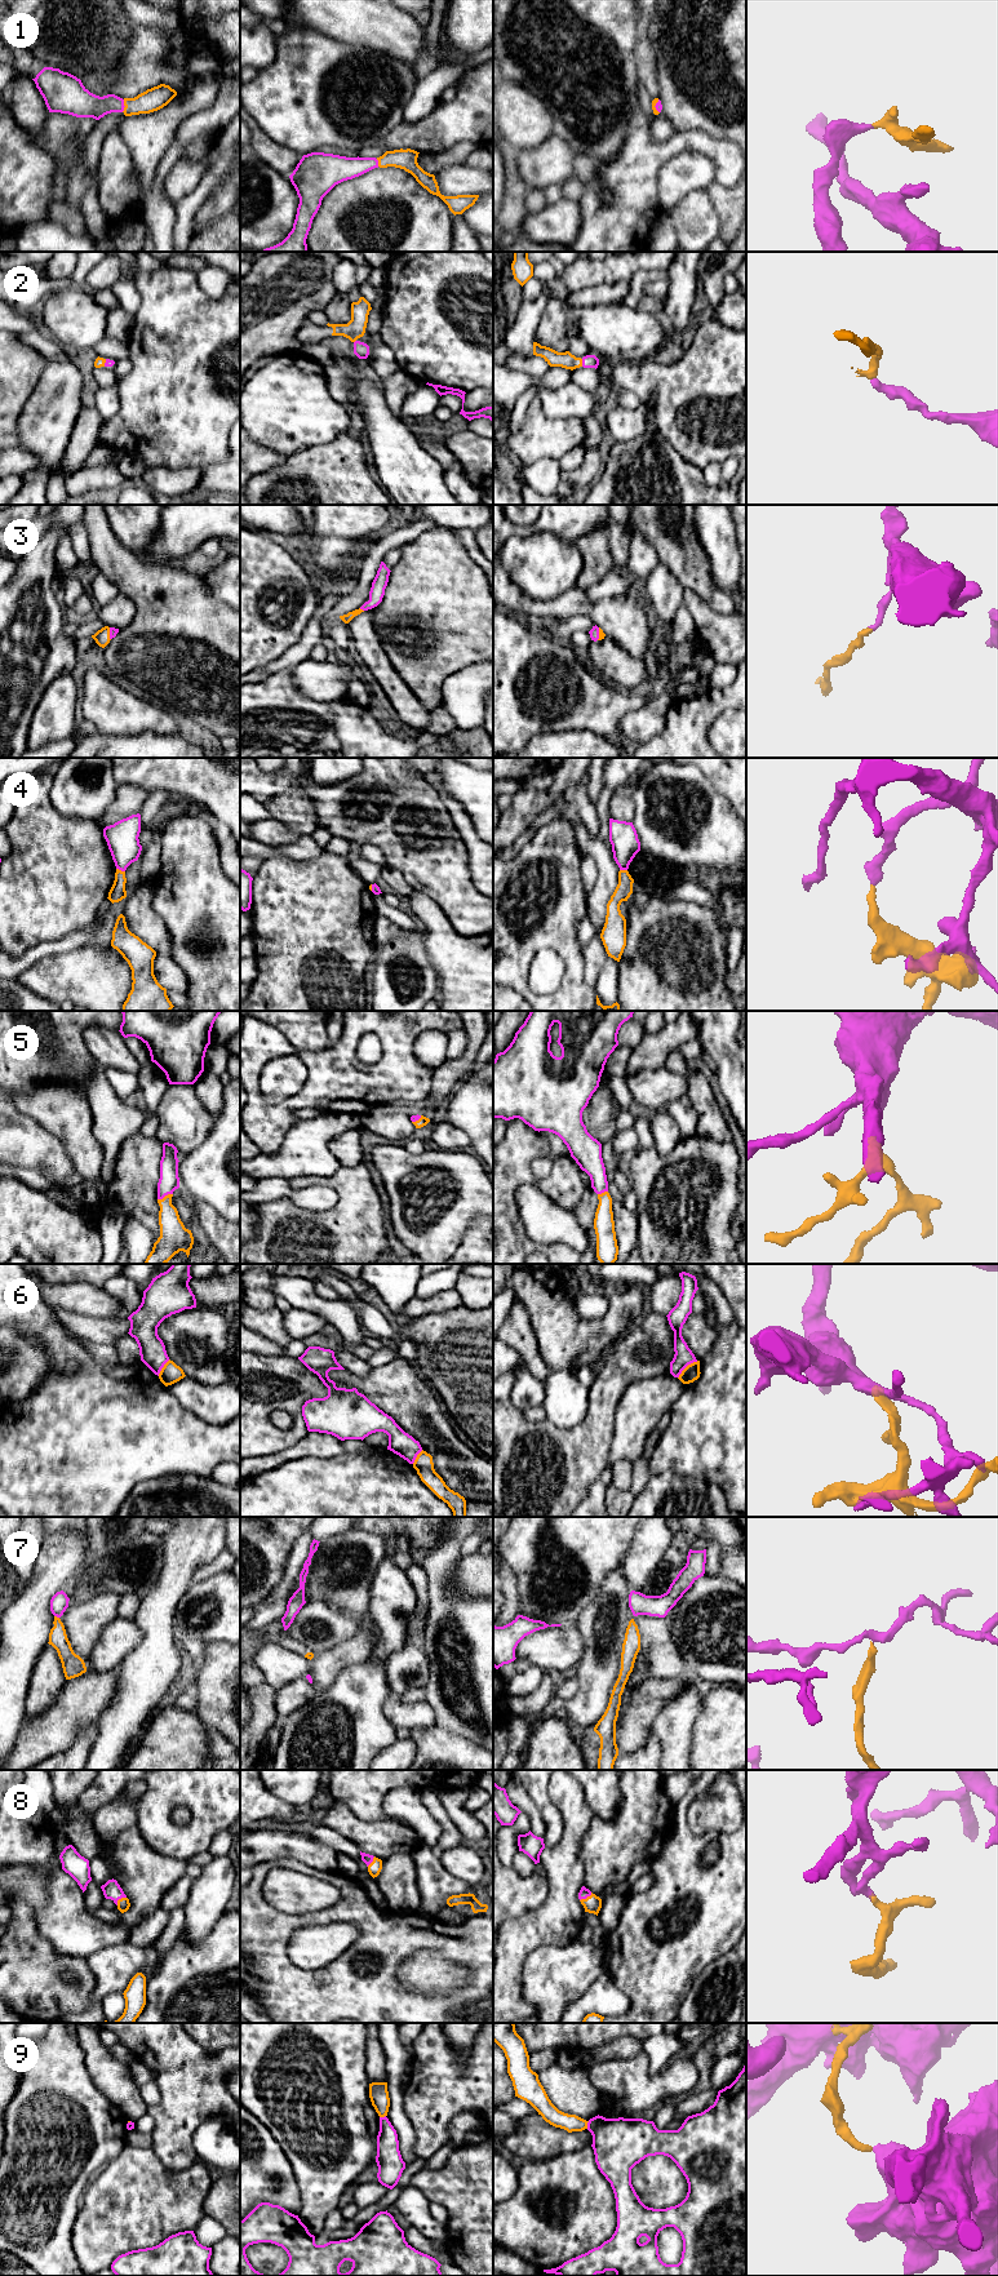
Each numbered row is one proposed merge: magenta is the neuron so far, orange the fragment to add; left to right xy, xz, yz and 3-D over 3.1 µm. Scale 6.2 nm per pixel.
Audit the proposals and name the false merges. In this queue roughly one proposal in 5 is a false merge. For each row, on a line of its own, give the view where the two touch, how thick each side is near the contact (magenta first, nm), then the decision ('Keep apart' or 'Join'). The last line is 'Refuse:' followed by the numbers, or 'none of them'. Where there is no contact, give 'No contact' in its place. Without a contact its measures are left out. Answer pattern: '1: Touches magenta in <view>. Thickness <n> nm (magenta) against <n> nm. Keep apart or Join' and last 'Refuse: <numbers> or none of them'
1: Touches magenta in xy. Thickness 160 nm (magenta) against 140 nm. Join
2: Touches magenta in yz. Thickness 80 nm (magenta) against 100 nm. Join
3: Touches magenta in xz. Thickness 90 nm (magenta) against 60 nm. Join
4: Touches magenta in xy. Thickness 200 nm (magenta) against 100 nm. Join
5: Touches magenta in xy. Thickness 120 nm (magenta) against 170 nm. Join
6: Touches magenta in yz. Thickness 120 nm (magenta) against 100 nm. Keep apart
7: Touches magenta in xy. Thickness 110 nm (magenta) against 110 nm. Keep apart
8: Touches magenta in xy. Thickness 110 nm (magenta) against 80 nm. Join
9: Touches magenta in yz. Thickness 320 nm (magenta) against 110 nm. Keep apart
Refuse: 6, 7, 9

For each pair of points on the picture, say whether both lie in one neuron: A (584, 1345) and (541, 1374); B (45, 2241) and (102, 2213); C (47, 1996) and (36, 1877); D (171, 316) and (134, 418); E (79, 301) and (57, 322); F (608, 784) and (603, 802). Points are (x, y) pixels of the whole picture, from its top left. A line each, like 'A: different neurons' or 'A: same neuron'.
A: different neurons
B: different neurons
C: same neuron
D: same neuron
E: same neuron
F: same neuron

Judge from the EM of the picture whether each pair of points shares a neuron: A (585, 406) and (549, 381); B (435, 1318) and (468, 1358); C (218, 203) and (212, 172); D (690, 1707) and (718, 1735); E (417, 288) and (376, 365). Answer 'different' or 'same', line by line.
A: different
B: same
C: different
D: different
E: different

